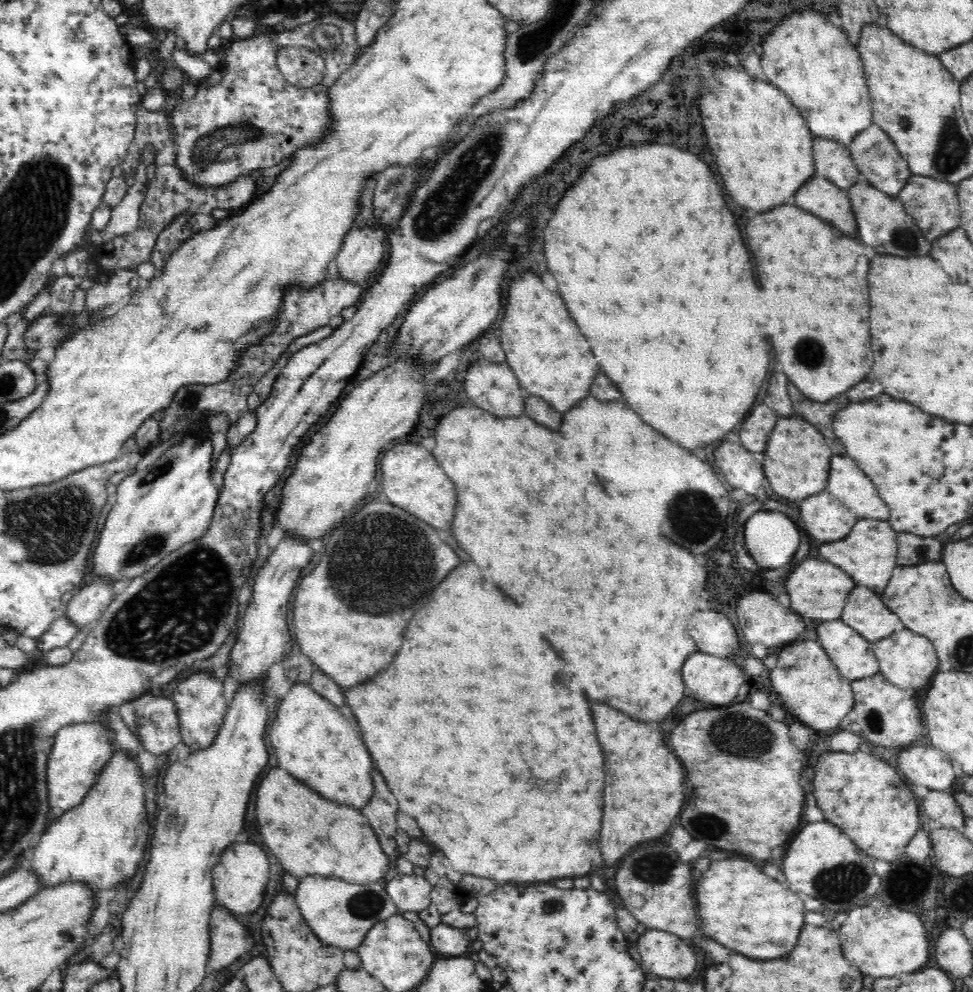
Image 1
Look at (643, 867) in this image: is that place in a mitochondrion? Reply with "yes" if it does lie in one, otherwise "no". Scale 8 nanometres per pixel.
yes

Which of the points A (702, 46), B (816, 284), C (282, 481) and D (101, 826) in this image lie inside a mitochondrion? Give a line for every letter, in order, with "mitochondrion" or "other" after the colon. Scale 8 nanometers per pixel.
A: other
B: other
C: other
D: other

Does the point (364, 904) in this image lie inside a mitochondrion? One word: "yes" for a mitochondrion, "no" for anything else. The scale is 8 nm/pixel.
yes

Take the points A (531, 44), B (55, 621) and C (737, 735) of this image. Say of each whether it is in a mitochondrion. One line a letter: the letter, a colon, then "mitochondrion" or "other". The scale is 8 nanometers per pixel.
A: mitochondrion
B: other
C: mitochondrion

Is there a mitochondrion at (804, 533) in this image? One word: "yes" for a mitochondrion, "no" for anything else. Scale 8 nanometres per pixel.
no

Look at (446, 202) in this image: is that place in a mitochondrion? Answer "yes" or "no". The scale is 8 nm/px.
yes

